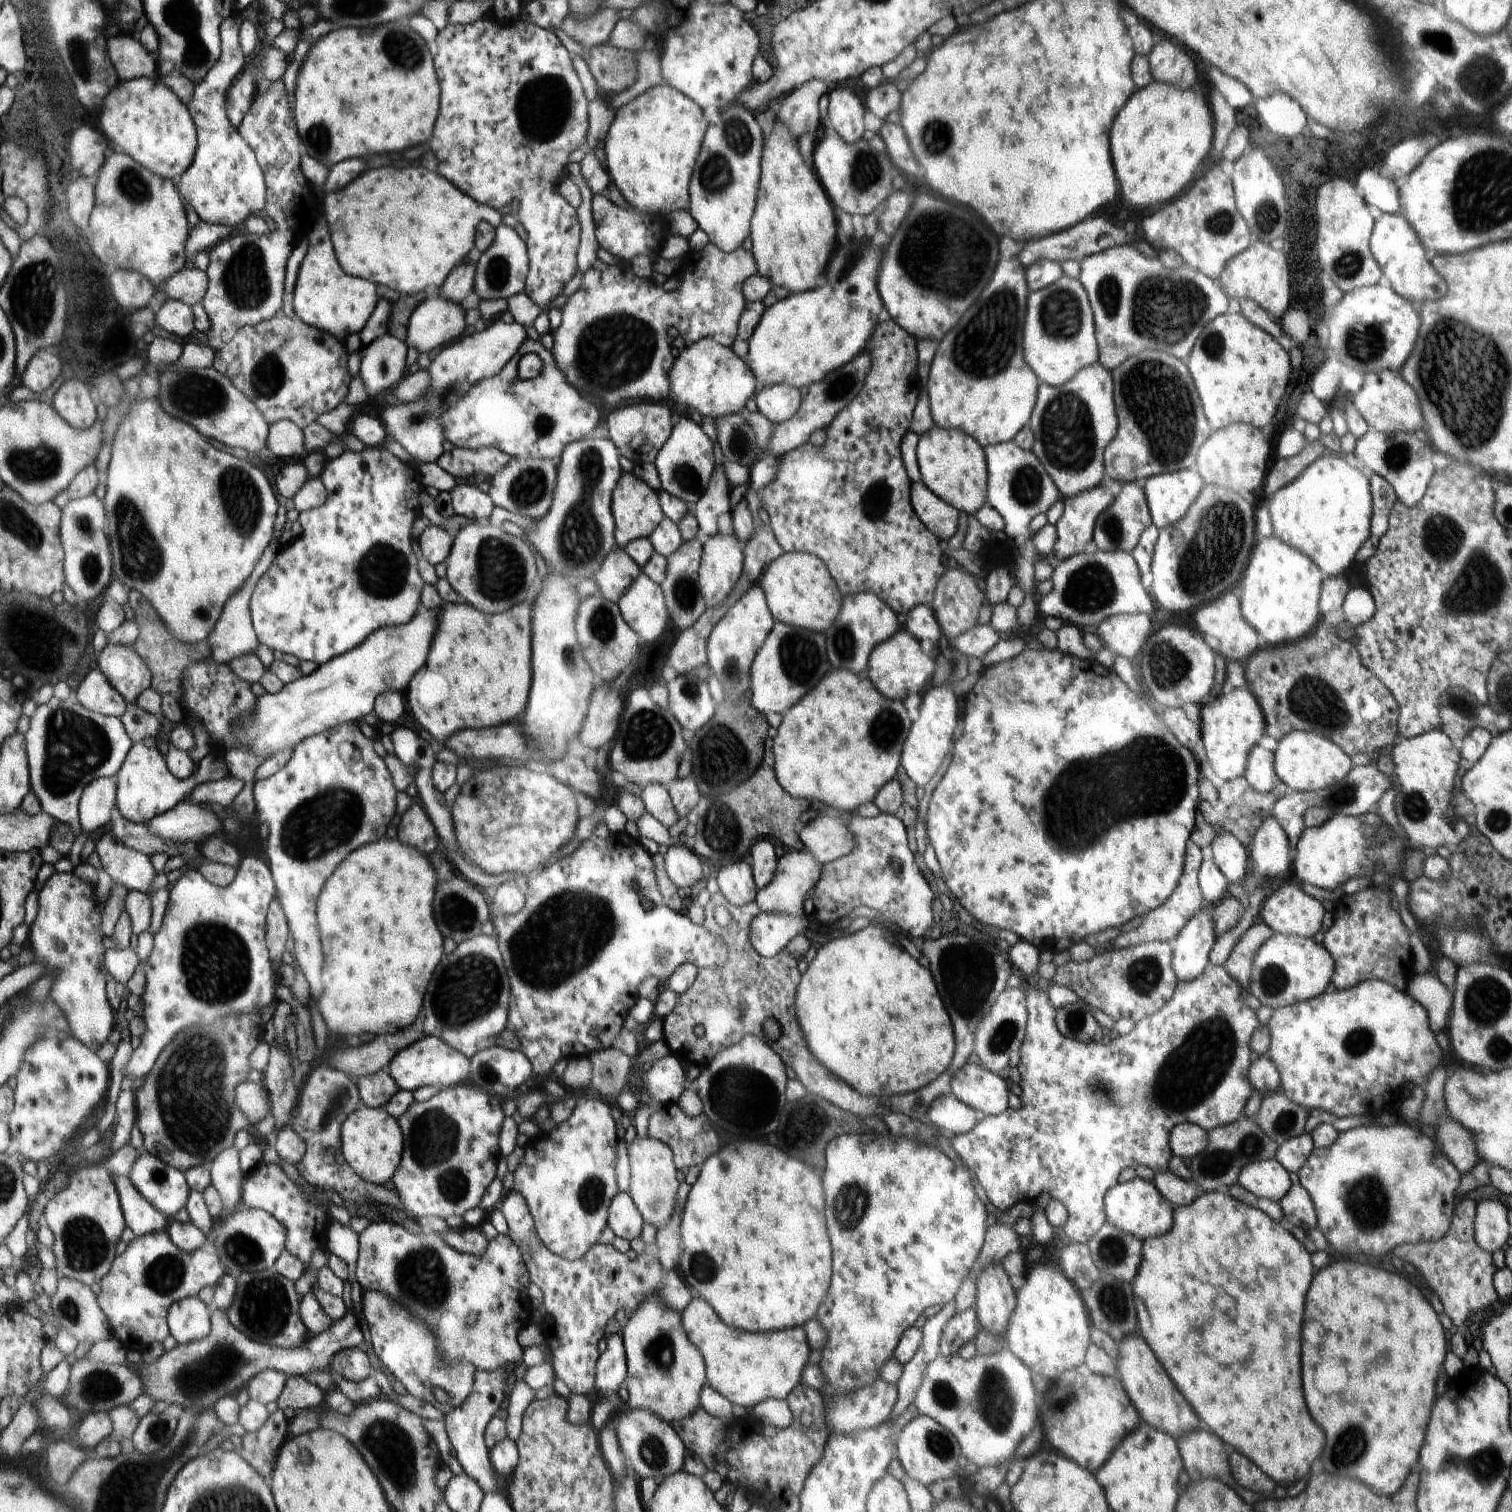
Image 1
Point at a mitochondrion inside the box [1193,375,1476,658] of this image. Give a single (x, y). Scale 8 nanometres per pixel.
(1442, 536)

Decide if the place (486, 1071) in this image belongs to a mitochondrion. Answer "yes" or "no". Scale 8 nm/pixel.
yes

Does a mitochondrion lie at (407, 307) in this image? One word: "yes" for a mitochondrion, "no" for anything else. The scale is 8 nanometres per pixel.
no

